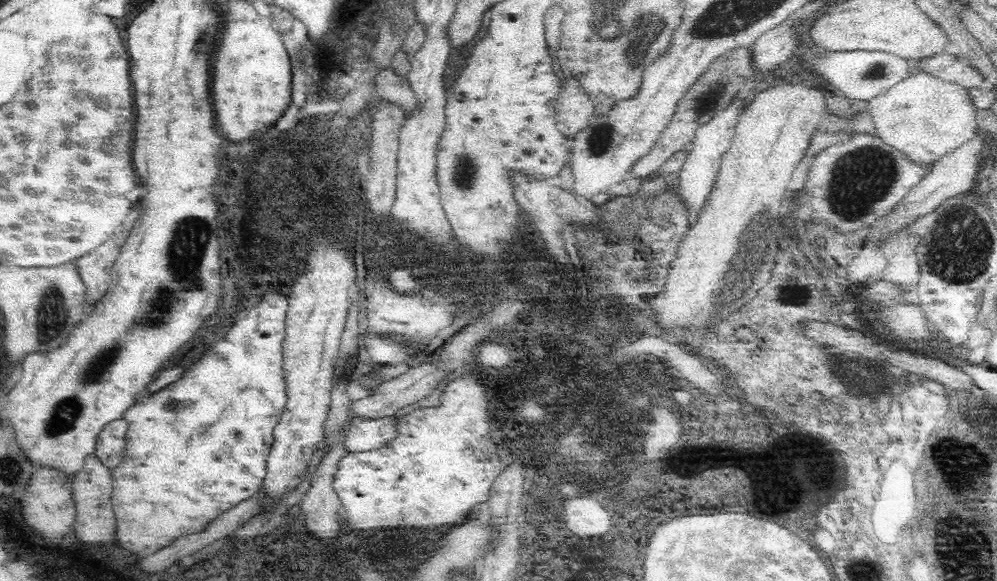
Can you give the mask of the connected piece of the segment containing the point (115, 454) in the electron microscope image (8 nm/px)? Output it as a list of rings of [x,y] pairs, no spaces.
[[[124,418],[109,424],[96,437],[93,457],[108,470],[114,470],[123,460],[127,444],[128,422]]]

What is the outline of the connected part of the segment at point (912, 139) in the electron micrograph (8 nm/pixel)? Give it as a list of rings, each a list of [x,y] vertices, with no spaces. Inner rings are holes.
[[[926,69],[883,90],[867,106],[880,140],[921,170],[931,168],[945,154],[974,138],[980,131],[975,117],[978,109],[970,89],[947,82]]]

